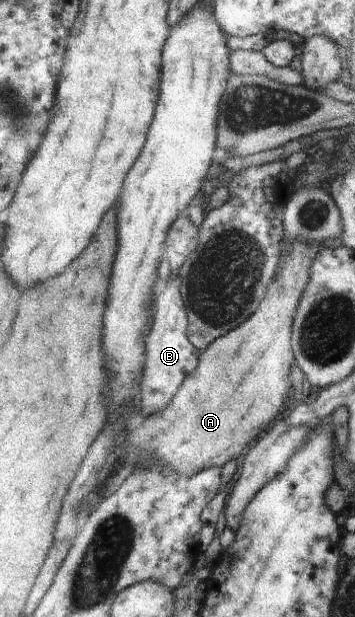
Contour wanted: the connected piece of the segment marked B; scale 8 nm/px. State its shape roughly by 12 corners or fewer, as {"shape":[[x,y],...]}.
{"shape":[[180,271],[157,297],[138,403],[171,403],[204,351],[189,336]]}

